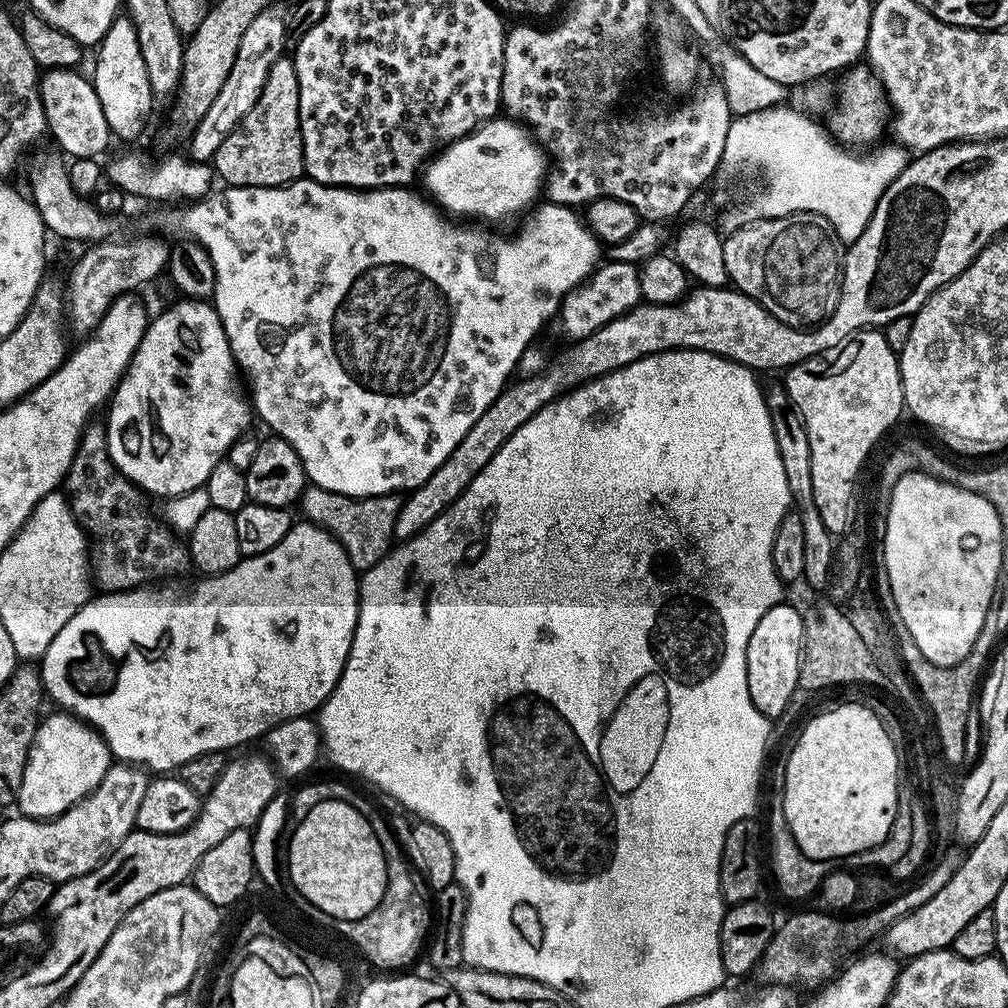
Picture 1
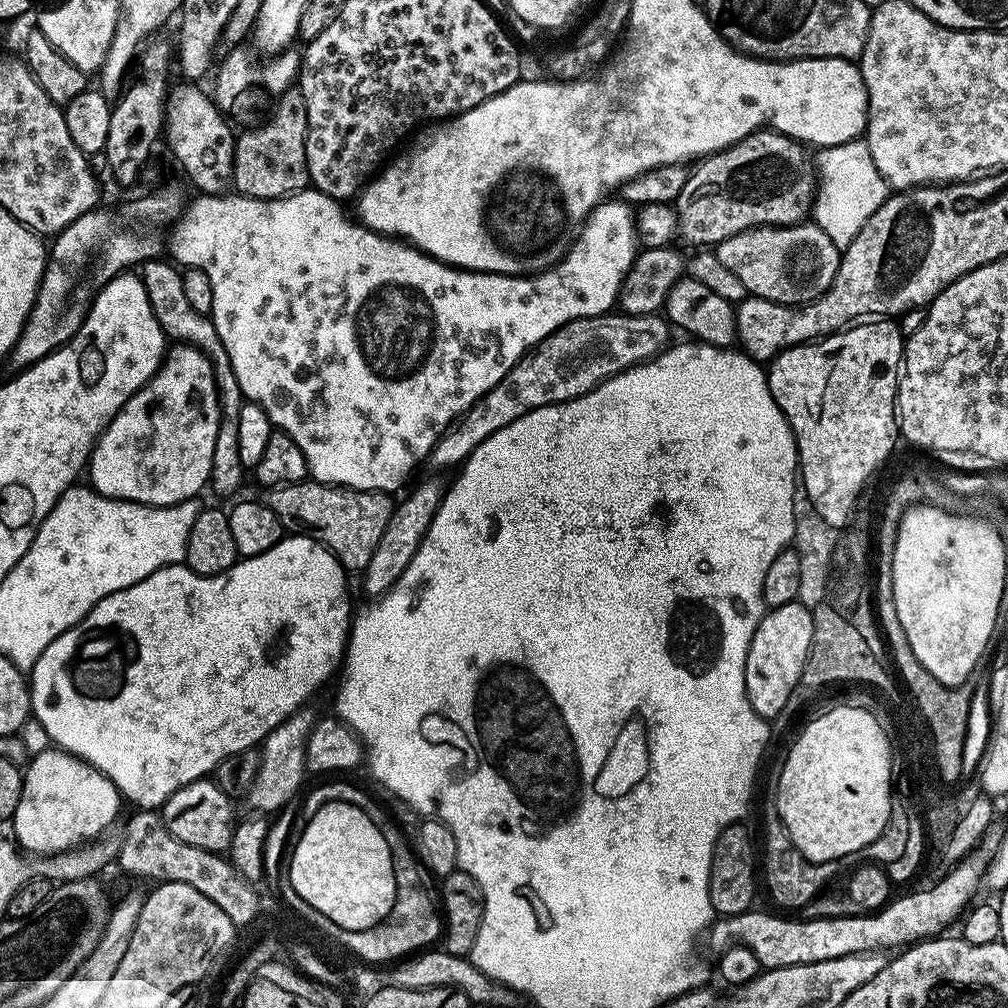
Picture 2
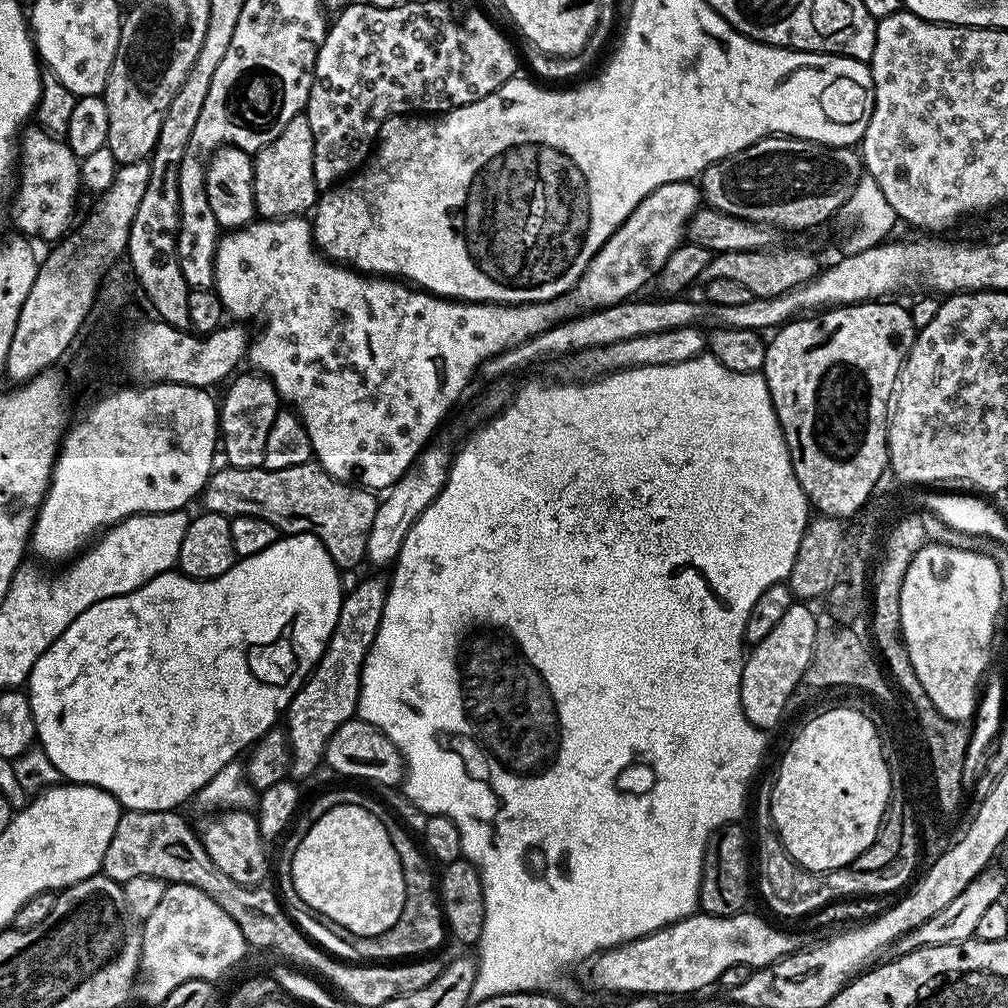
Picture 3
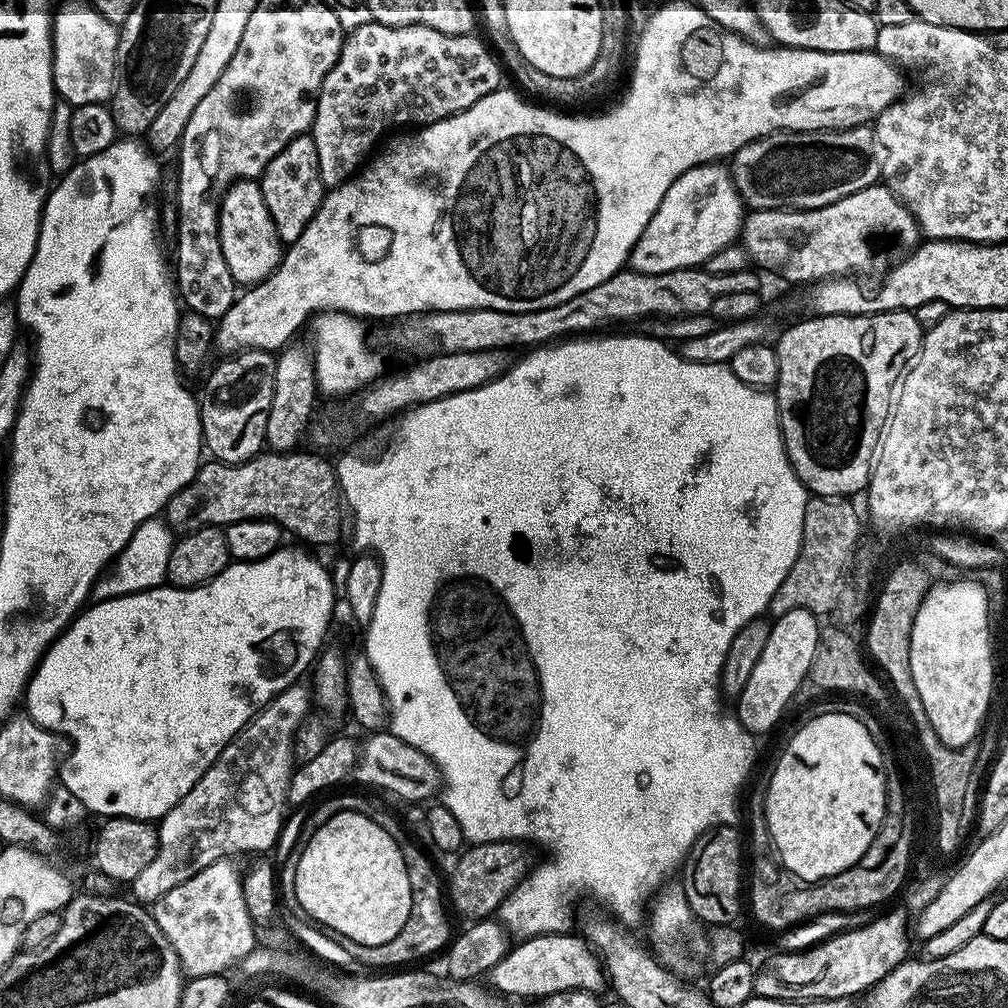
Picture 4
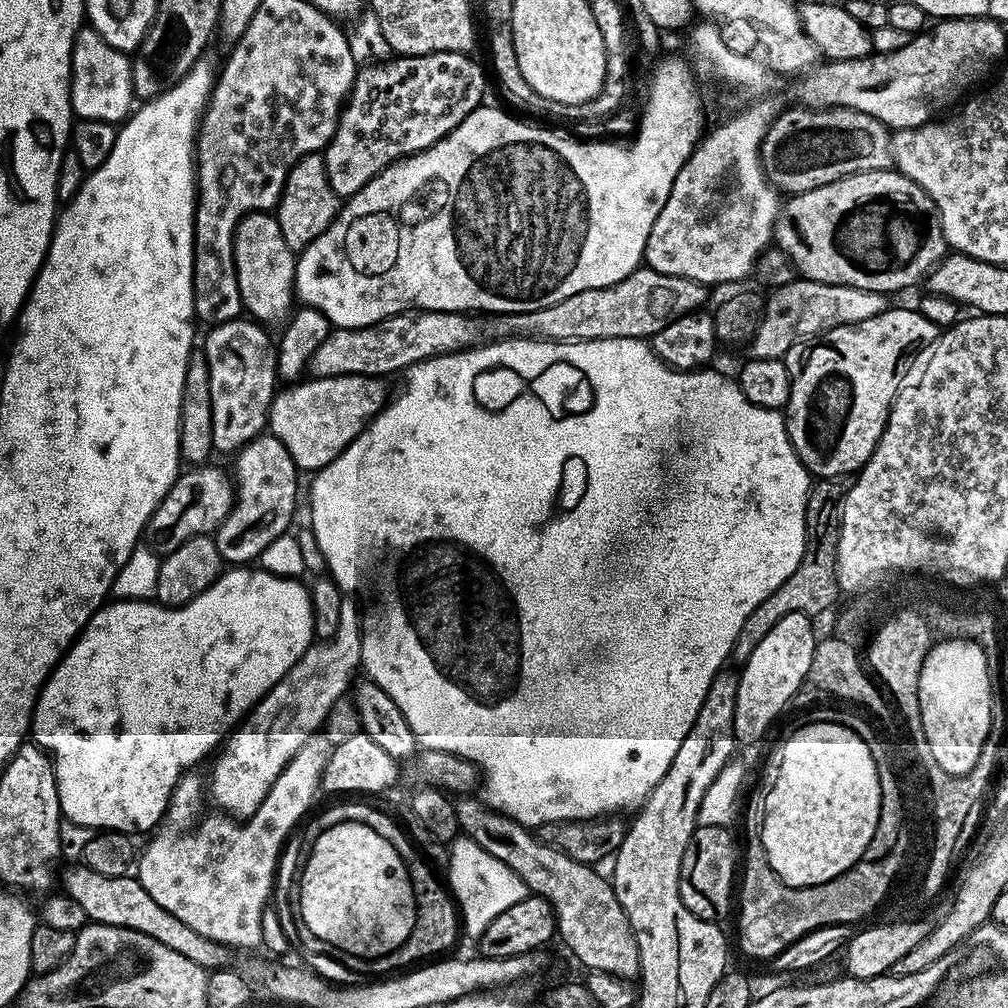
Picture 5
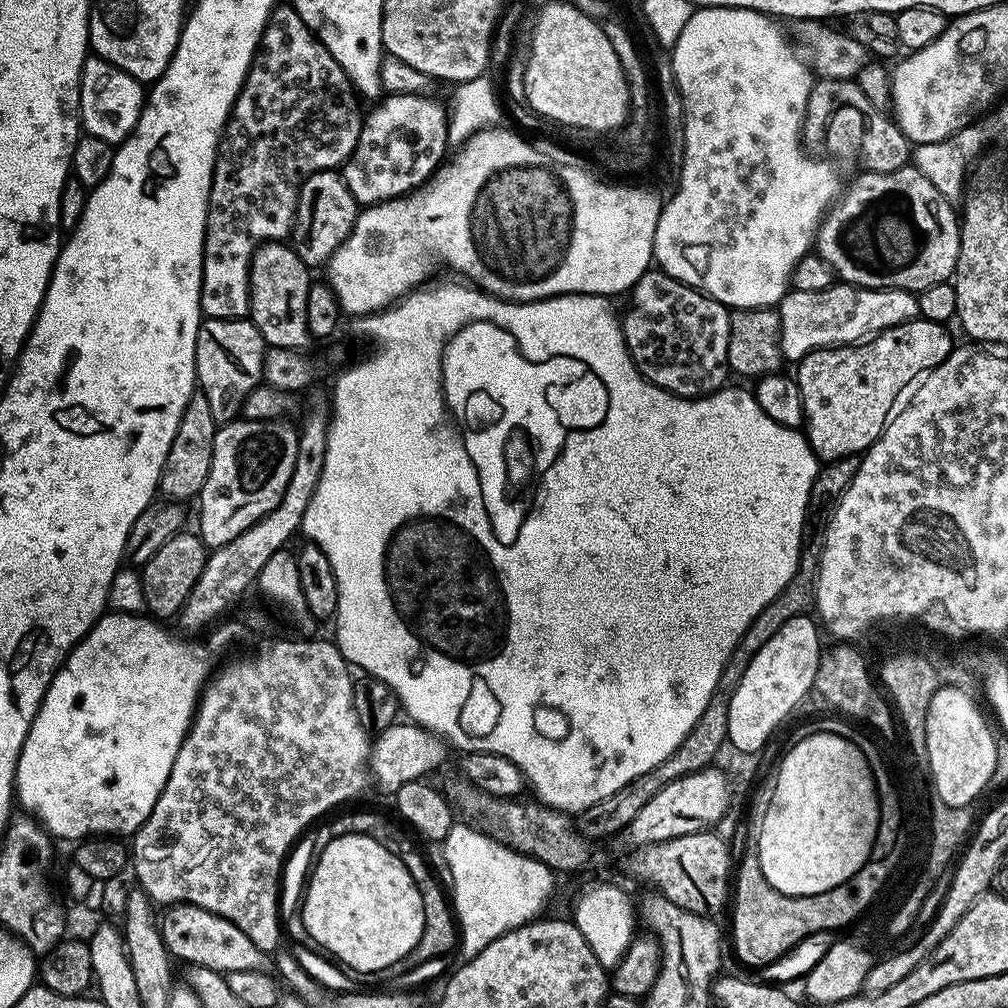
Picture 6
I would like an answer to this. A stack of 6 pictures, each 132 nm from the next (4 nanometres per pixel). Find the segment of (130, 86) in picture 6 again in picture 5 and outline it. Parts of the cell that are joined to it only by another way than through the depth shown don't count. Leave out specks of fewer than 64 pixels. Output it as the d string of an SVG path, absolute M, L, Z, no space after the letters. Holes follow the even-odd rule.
M81 27L72 47L70 102L73 117L119 125L133 111L132 100L134 101L131 59L110 46L110 42L106 42L106 38L102 38L102 34L98 34L92 27Z

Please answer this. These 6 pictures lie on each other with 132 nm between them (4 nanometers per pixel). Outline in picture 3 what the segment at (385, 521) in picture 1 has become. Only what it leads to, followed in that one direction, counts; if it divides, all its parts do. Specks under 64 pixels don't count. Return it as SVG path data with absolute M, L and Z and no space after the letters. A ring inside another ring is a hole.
M315 462L302 466L290 466L286 470L270 470L259 468L234 468L231 466L217 467L209 476L202 493L203 511L222 514L226 517L253 516L270 522L282 534L314 534L322 546L330 554L330 558L341 570L356 568L365 563L366 538L370 534L370 526L374 523L374 514L378 496L375 491L361 488L343 480L335 480L332 475Z

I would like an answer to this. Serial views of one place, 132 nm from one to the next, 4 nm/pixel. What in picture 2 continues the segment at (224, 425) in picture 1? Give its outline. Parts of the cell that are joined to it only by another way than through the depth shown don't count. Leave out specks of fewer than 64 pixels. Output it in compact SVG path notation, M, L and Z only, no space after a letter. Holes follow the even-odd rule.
M161 370L152 377L150 381L150 389L135 392L127 402L120 407L120 413L116 415L108 423L108 429L100 435L95 448L92 450L91 457L86 469L86 476L92 479L92 484L97 489L95 490L101 496L108 496L111 500L129 500L135 504L154 504L163 506L165 504L181 504L183 500L190 500L199 497L200 491L206 488L208 484L208 475L210 474L210 466L214 462L214 438L218 438L218 422L220 421L220 399L216 393L213 381L205 378L197 384L188 384L188 380L180 372L167 372Z

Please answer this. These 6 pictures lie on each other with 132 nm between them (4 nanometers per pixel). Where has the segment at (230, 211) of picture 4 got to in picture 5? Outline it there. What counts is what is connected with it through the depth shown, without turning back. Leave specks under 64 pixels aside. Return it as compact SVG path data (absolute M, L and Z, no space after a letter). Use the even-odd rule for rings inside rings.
M251 212L238 222L234 234L234 266L243 311L261 325L283 325L294 308L297 253L286 246L282 226L272 212Z

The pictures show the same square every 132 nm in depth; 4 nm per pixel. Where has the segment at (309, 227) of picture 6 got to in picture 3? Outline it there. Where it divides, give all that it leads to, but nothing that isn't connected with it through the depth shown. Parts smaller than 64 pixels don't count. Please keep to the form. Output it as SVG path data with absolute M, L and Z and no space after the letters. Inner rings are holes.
M307 115L290 118L290 126L274 138L252 161L254 170L254 202L256 216L266 220L285 220L288 216L304 216L316 207L318 189L314 178L314 134Z

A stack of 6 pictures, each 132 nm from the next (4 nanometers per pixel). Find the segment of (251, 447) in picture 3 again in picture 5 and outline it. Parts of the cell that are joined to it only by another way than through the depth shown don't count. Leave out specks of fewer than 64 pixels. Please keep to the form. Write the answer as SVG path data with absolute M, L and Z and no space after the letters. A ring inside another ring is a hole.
M248 318L213 324L202 344L210 366L210 406L213 407L213 449L235 454L265 431L268 408L278 391L277 345L259 323Z

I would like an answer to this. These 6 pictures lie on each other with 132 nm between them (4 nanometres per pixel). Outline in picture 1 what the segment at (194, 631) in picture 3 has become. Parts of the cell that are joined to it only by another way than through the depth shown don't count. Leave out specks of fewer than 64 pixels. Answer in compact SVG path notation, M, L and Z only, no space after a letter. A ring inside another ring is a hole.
M307 522L293 523L286 538L282 538L282 542L274 546L274 550L257 556L243 557L238 566L234 566L229 572L200 578L185 596L180 596L177 600L159 600L152 586L141 586L132 589L131 592L110 592L98 596L83 604L74 614L74 618L70 618L70 622L66 622L66 626L58 630L54 642L50 642L39 661L40 680L44 684L47 699L53 700L56 703L53 705L57 709L71 712L73 716L96 729L107 742L108 749L117 761L143 766L152 774L175 773L180 765L190 758L198 758L207 752L227 753L228 748L236 748L247 740L256 740L259 736L261 739L274 726L290 718L315 713L340 681L356 633L360 609L358 573L352 567L346 550L331 532Z

